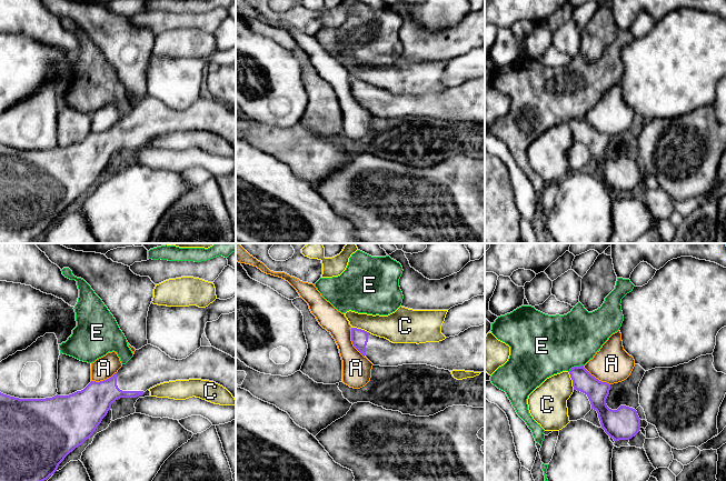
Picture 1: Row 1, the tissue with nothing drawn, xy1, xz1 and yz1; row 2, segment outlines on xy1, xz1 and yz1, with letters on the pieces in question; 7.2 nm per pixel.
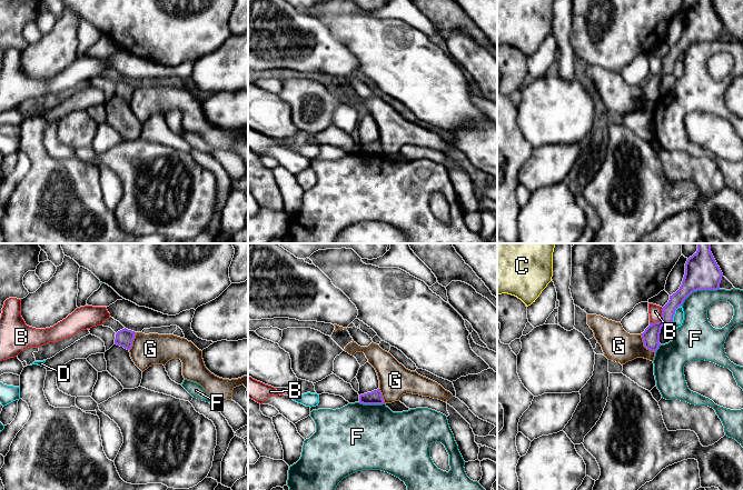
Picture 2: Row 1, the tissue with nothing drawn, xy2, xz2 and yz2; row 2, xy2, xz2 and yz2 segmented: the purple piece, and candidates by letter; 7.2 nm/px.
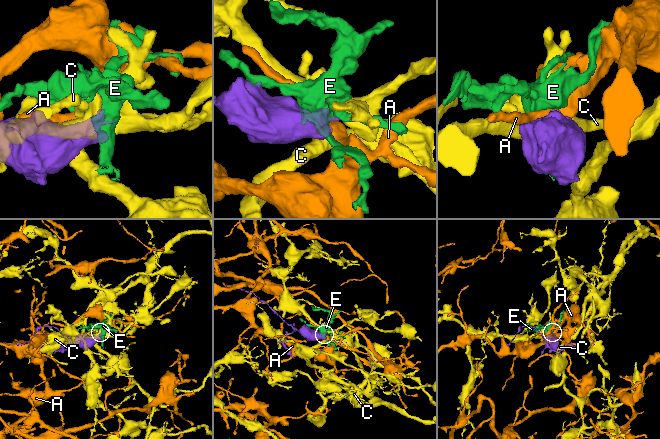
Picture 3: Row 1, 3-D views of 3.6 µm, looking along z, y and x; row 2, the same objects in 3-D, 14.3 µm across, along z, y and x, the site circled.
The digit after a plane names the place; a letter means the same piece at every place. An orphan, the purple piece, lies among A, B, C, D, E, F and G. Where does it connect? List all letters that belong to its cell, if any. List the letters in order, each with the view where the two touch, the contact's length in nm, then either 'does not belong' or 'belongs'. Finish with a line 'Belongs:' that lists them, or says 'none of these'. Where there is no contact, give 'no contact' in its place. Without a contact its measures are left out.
A: xz1 | 240 nm | does not belong
B: yz2 | 160 nm | does not belong
C: xz1 | 140 nm | does not belong
D: yz2 | 150 nm | does not belong
E: yz1 | 120 nm | does not belong
F: yz2 | 300 nm | does not belong
G: yz2 | 170 nm | does not belong
Belongs: none of these

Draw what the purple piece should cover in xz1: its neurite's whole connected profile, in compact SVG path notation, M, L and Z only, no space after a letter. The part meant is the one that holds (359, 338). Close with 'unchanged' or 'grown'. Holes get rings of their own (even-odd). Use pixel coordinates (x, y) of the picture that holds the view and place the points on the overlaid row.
M485 324L439 342L392 343L351 328L354 347L374 365L427 364L445 370L485 372Z | grown

